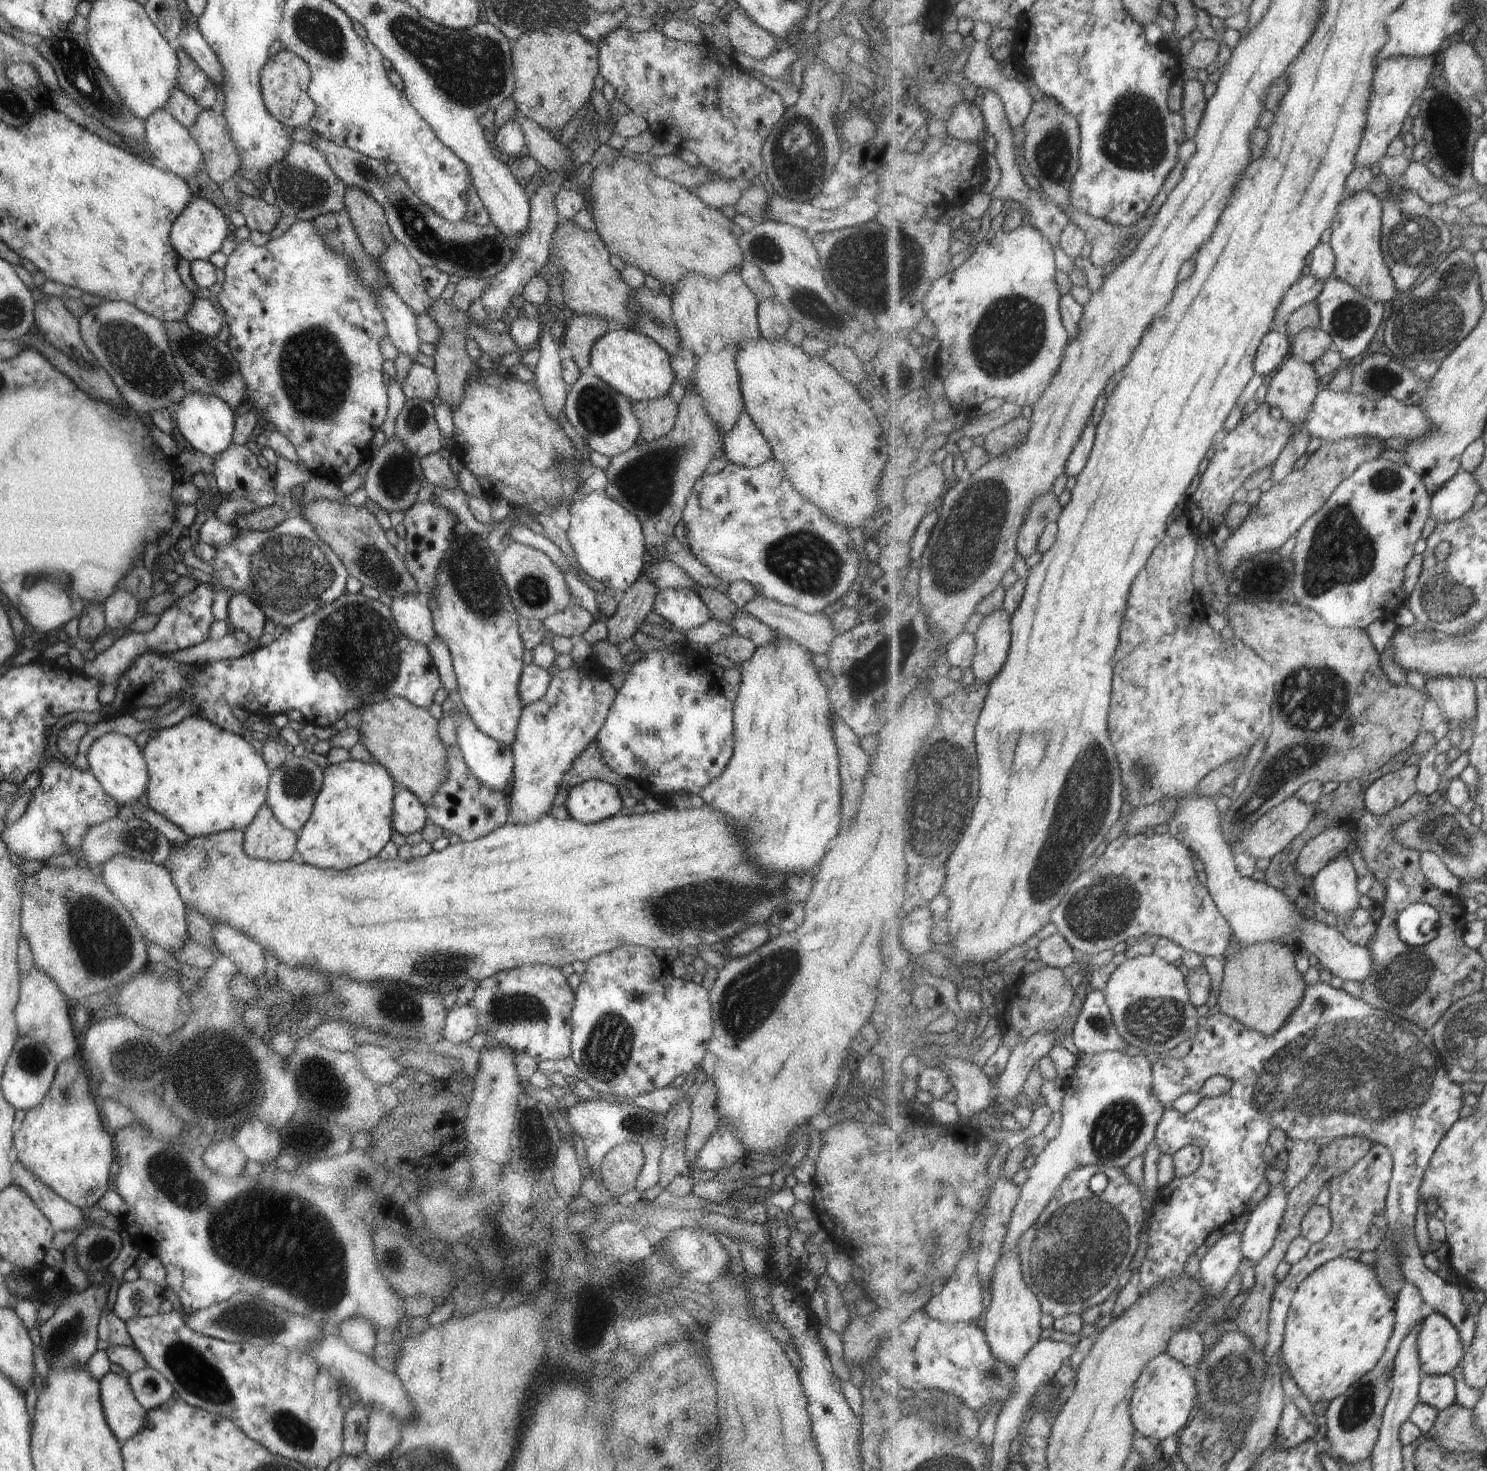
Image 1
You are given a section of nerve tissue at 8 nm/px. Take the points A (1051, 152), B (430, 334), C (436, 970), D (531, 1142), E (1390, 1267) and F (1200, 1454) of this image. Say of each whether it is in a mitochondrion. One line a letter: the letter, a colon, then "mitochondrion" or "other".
A: mitochondrion
B: other
C: mitochondrion
D: mitochondrion
E: mitochondrion
F: other

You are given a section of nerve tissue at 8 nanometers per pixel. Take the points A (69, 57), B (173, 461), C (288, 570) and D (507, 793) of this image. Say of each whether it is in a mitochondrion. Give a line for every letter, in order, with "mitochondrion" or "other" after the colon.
A: mitochondrion
B: other
C: mitochondrion
D: other

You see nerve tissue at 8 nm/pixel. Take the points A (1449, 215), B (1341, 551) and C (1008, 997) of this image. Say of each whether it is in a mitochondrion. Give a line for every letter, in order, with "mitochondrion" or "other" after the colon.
A: mitochondrion
B: mitochondrion
C: other

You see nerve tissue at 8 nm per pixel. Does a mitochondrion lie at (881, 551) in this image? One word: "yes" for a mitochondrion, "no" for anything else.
no

